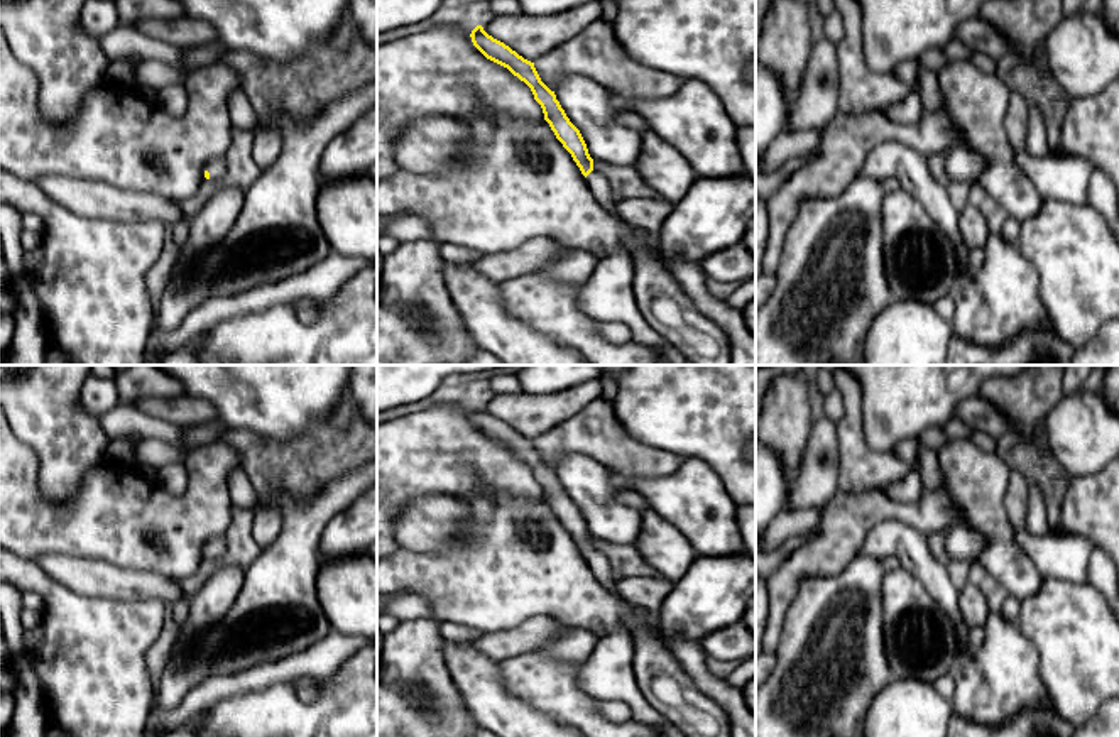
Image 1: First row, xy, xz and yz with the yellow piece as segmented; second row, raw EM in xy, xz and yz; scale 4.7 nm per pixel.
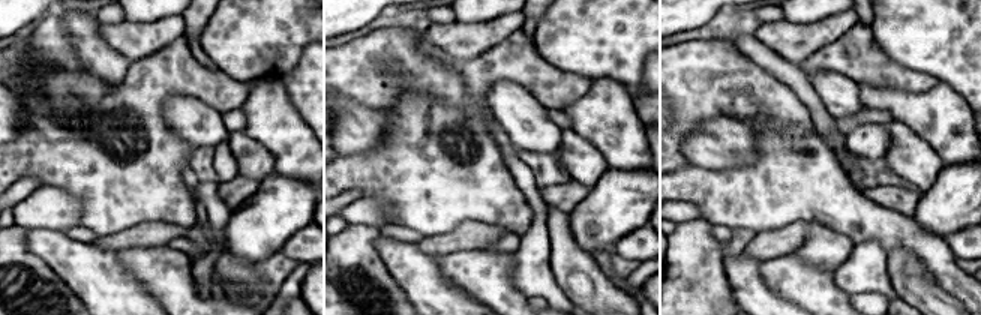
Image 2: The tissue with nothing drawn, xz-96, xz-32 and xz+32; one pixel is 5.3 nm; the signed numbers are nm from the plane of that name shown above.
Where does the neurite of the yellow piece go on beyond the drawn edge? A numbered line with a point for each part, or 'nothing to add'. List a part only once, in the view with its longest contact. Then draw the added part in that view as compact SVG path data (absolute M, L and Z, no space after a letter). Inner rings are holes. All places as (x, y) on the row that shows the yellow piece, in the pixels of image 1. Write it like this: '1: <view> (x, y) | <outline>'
1: xy (215, 168) | M218 157L218 159L211 161L206 166L206 171L210 172L210 179L218 183L225 174L225 157Z

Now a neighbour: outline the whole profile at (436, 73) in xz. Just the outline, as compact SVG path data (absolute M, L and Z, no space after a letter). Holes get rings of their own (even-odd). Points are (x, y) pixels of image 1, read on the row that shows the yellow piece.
M461 19L458 25L433 27L377 46L377 184L401 169L394 161L394 144L414 118L461 120L489 110L510 118L544 120L531 88L473 46L470 34L477 25L480 22Z

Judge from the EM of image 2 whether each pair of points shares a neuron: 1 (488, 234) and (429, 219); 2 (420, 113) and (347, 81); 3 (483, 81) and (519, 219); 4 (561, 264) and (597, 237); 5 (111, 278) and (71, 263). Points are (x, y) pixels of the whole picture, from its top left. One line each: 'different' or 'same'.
1: different
2: different
3: same
4: different
5: same

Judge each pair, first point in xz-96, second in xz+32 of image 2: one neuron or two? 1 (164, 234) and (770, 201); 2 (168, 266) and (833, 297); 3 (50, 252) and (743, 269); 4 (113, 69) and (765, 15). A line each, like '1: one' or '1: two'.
1: two
2: one
3: one
4: two

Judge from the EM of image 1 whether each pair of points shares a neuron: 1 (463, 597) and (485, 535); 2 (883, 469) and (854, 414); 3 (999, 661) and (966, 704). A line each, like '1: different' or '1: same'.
1: same
2: same
3: same

